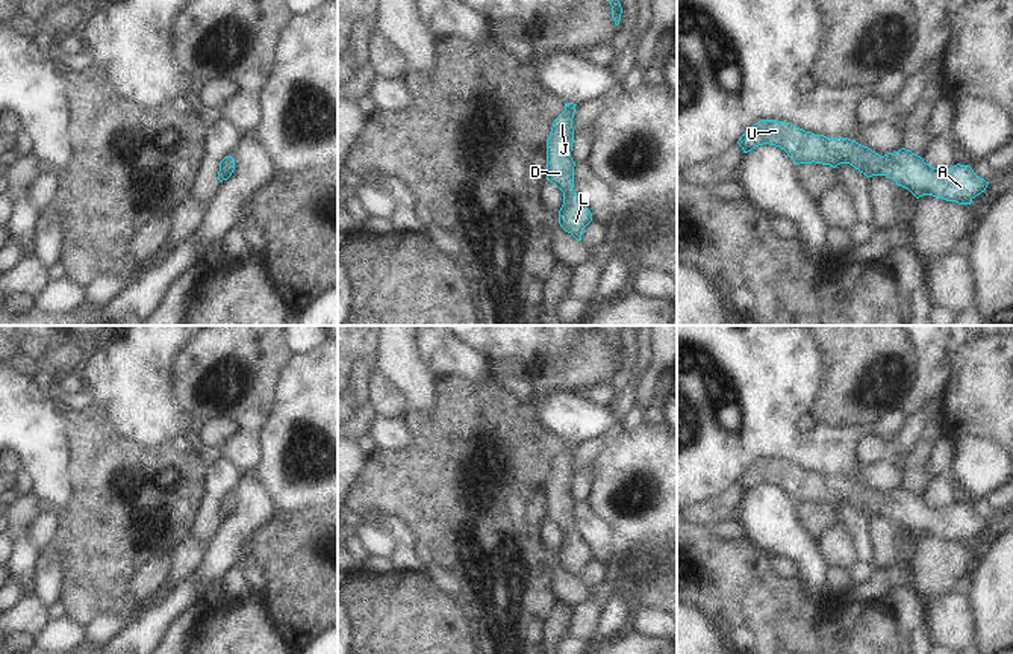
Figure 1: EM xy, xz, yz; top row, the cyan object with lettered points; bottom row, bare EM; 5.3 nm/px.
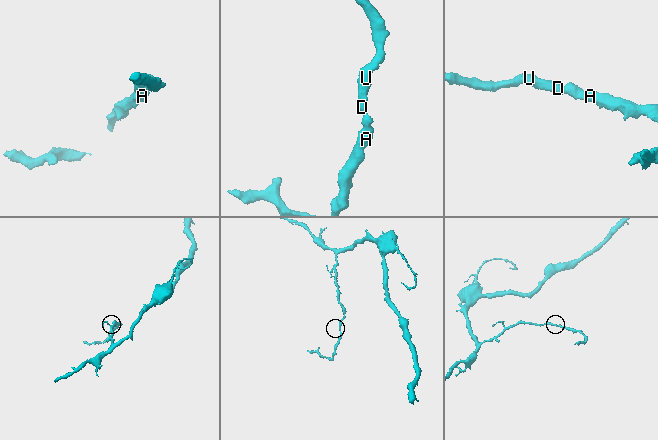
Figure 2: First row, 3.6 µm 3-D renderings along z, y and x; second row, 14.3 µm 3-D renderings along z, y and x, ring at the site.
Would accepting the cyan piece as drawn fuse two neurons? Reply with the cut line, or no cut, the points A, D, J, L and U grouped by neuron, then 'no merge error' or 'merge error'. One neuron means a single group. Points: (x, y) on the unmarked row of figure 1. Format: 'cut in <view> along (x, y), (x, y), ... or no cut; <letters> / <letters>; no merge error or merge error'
no cut; A D J L U; no merge error

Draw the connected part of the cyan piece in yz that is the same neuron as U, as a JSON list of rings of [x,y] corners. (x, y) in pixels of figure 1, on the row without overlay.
[[[760,459],[740,475],[737,483],[743,492],[763,483],[780,486],[796,504],[815,501],[836,507],[840,503],[849,503],[868,518],[887,515],[916,537],[933,534],[958,543],[971,543],[989,524],[969,504],[957,503],[937,509],[905,487],[880,495],[848,477],[815,474],[778,459]]]

